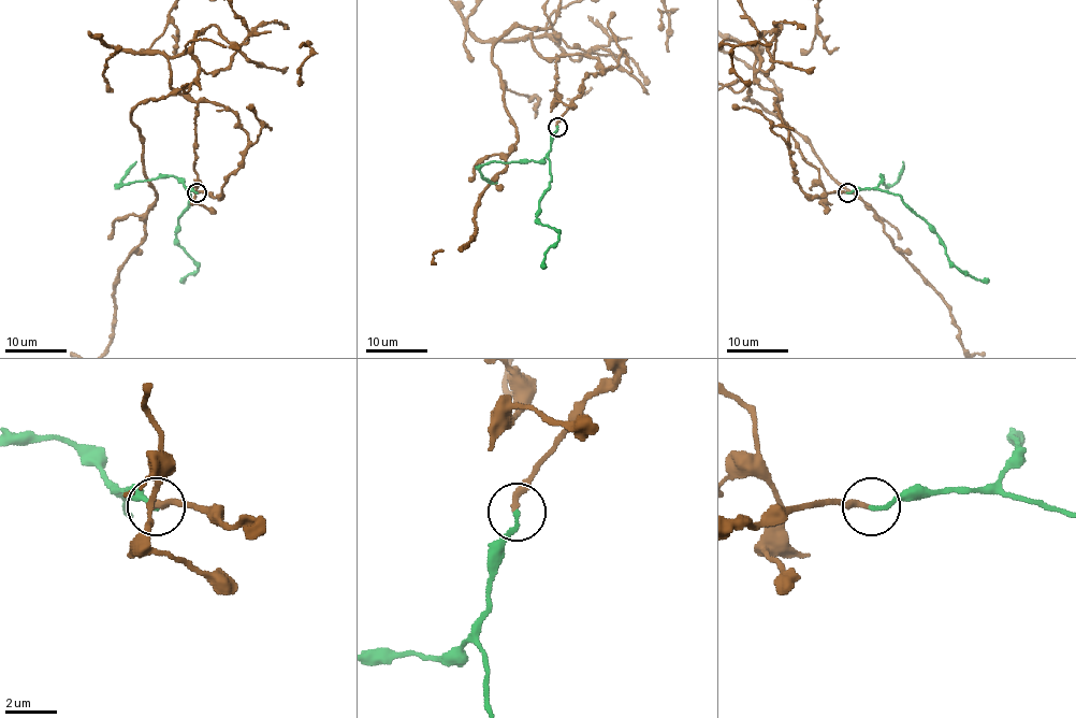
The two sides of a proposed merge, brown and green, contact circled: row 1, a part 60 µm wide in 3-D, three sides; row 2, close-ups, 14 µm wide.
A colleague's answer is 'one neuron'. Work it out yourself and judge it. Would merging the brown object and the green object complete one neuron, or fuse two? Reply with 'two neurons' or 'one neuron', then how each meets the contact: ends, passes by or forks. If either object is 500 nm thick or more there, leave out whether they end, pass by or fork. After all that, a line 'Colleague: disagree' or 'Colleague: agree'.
one neuron | brown ends | green ends
Colleague: agree

